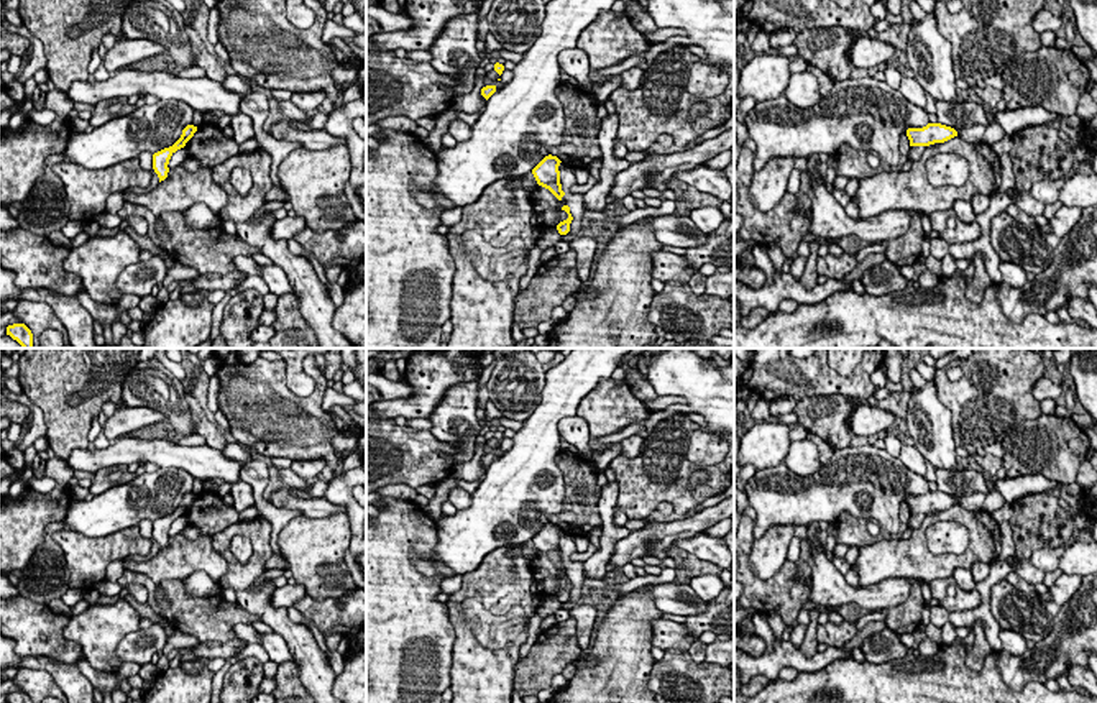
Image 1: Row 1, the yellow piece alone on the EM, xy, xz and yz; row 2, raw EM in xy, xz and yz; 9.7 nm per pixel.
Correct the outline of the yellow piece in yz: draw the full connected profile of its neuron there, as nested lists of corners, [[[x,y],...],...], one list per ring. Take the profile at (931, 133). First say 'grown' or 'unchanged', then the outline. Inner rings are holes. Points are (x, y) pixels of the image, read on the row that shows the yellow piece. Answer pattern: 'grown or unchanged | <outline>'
unchanged | [[[928,123],[923,128],[908,128],[907,136],[910,140],[910,146],[929,146],[957,136],[957,131],[941,123]]]

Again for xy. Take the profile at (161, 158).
unchanged | [[[187,125],[184,130],[182,130],[182,135],[181,138],[169,148],[164,148],[158,153],[153,154],[153,169],[154,172],[158,174],[159,177],[159,182],[164,181],[168,177],[168,172],[169,172],[169,159],[171,156],[186,146],[186,143],[194,136],[194,133],[197,131],[197,126],[194,125]]]

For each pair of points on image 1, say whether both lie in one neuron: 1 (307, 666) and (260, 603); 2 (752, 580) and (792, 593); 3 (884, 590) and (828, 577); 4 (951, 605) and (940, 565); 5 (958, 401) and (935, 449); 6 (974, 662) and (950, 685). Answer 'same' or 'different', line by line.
1: same
2: same
3: same
4: different
5: different
6: different

